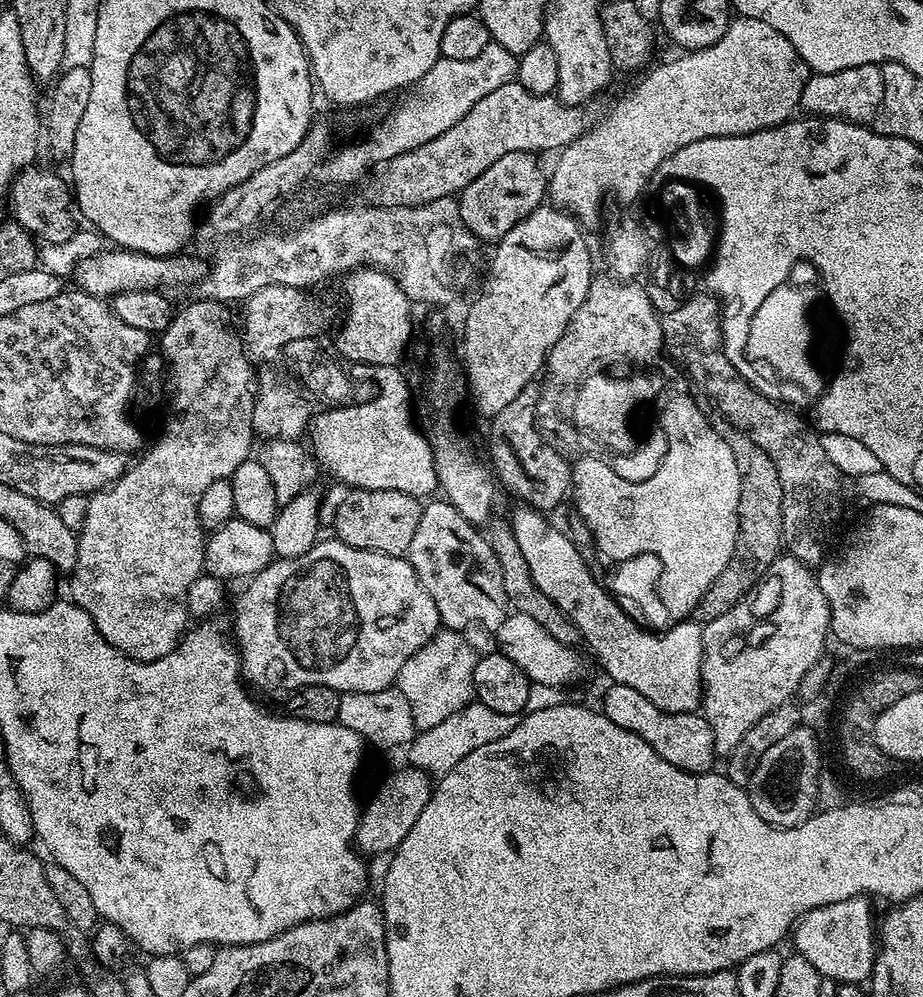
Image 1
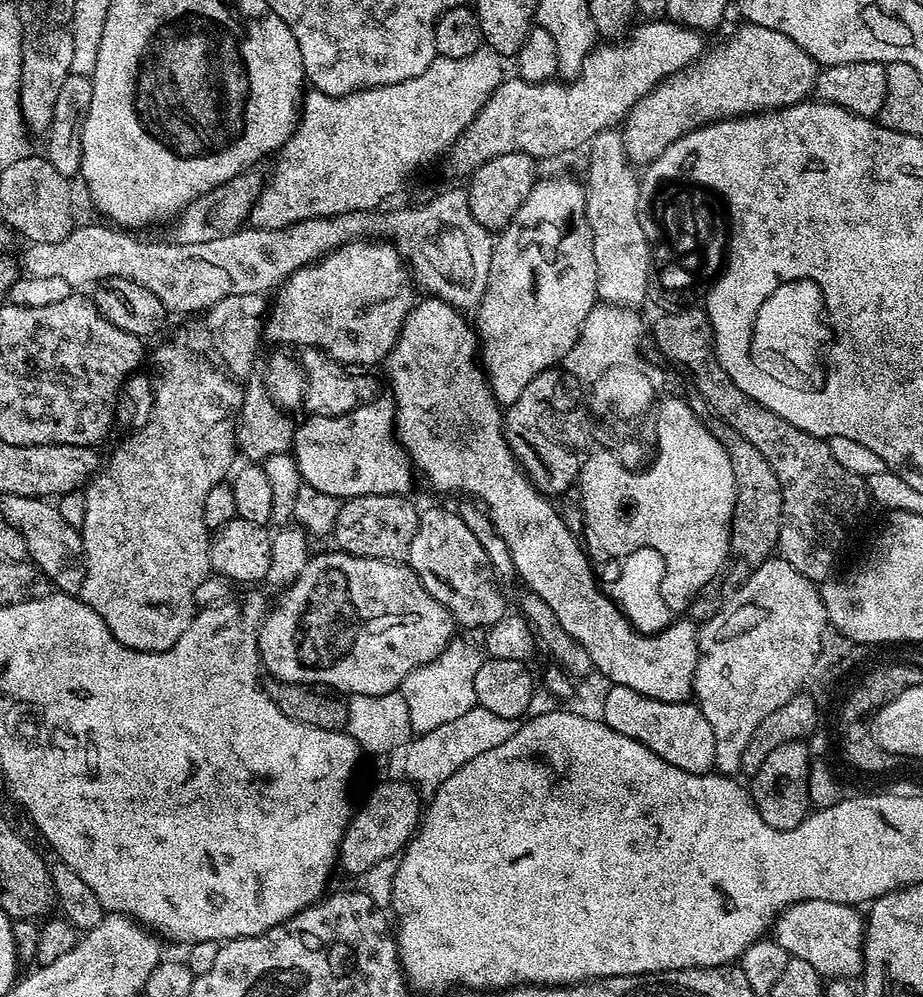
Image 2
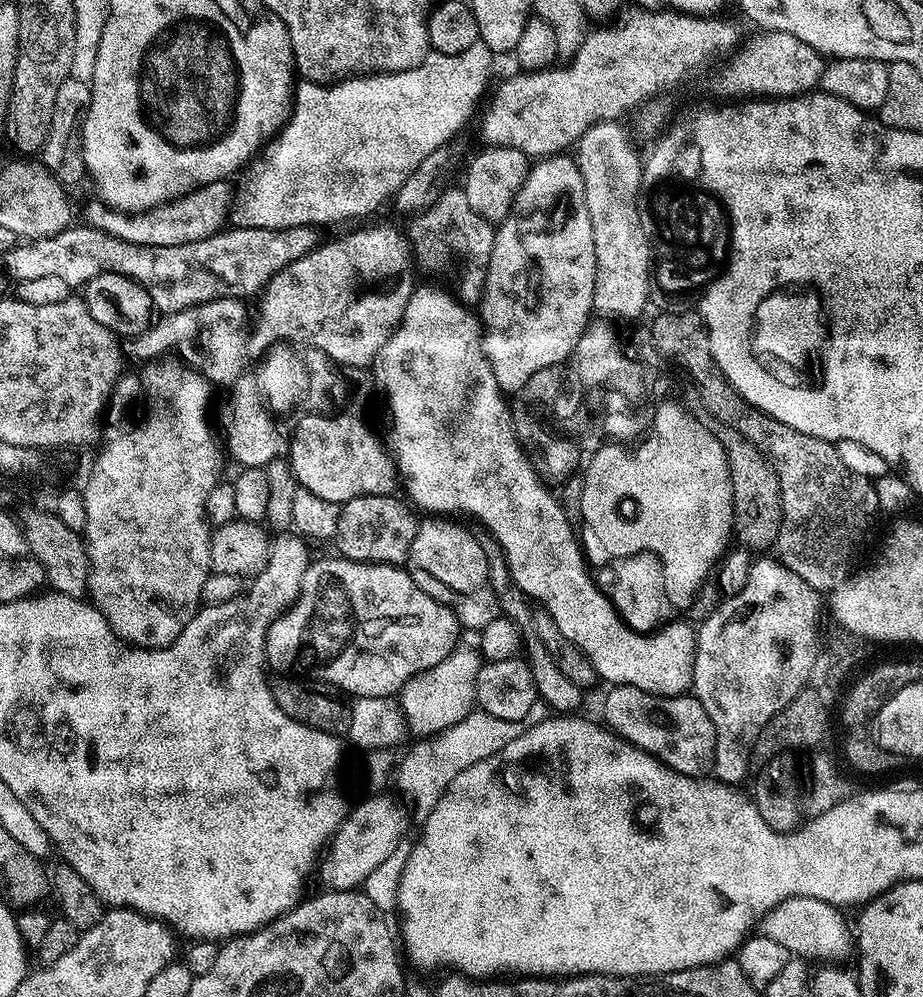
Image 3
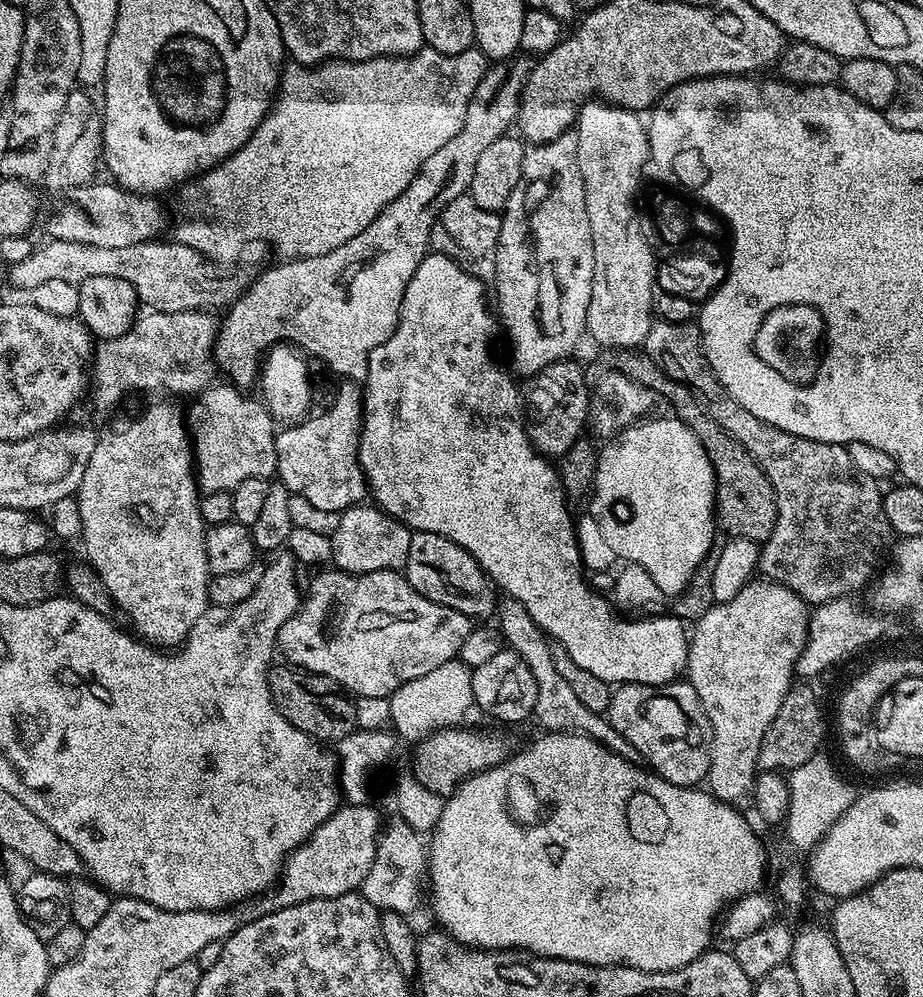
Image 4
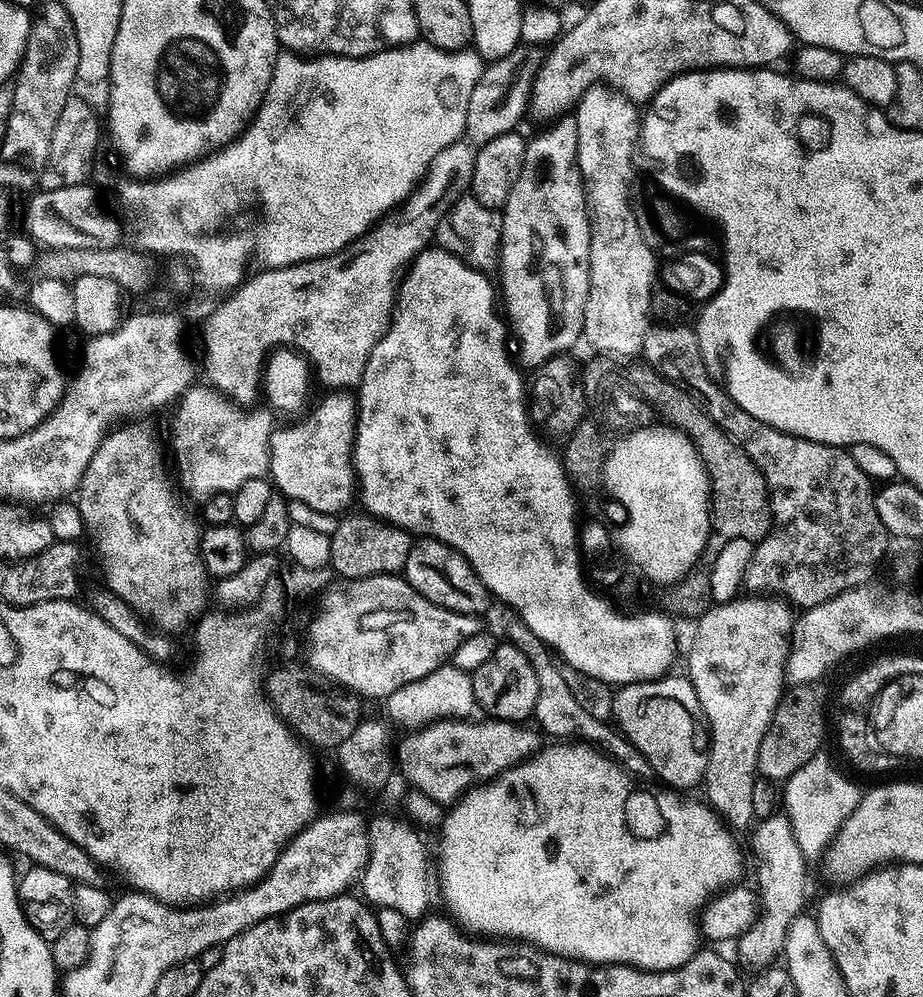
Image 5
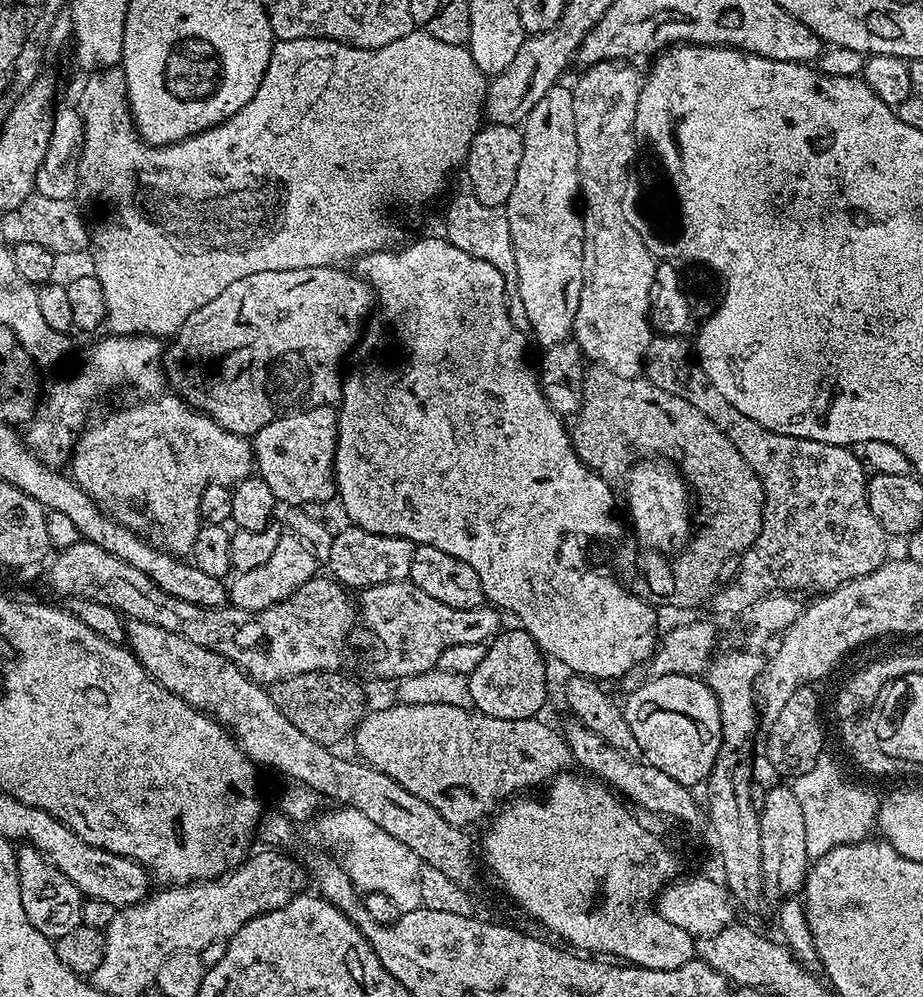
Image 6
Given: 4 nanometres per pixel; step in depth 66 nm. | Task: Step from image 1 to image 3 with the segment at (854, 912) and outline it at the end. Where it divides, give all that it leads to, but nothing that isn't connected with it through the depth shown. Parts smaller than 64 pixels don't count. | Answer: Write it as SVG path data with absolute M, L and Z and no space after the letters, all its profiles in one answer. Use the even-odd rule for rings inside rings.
M791 896L759 917L758 932L766 938L774 938L774 942L782 942L782 946L786 946L793 957L829 956L829 961L836 962L839 956L851 953L854 948L849 921L847 924L840 912L843 911L837 905L827 904L813 896Z

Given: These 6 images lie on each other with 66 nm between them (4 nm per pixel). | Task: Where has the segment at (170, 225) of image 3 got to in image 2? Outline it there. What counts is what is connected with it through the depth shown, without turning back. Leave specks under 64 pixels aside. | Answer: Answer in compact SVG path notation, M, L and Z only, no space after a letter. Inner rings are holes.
M249 170L234 177L230 182L199 195L184 207L180 215L173 221L171 239L178 244L199 244L226 238L230 234L239 232L245 227L246 221L252 215L252 208L256 199L264 190L265 177L259 176L259 171Z

